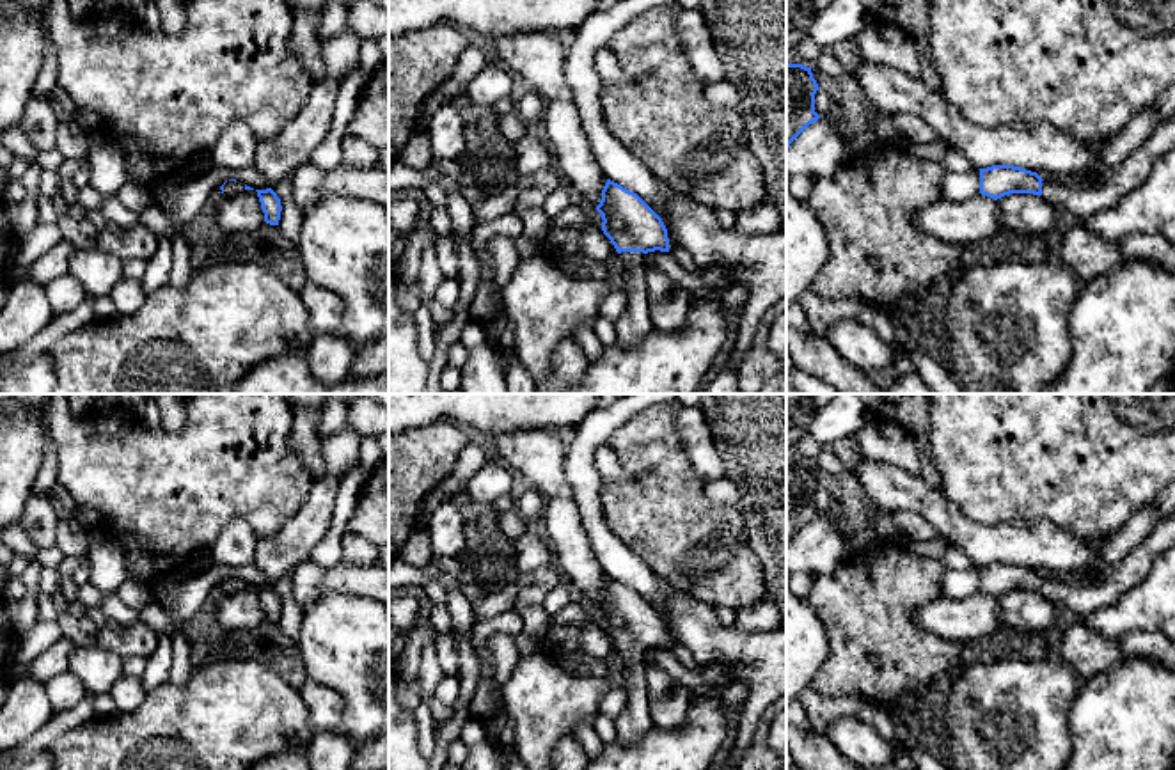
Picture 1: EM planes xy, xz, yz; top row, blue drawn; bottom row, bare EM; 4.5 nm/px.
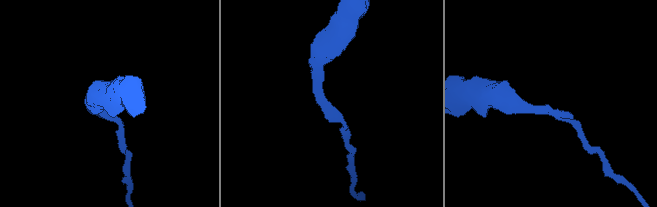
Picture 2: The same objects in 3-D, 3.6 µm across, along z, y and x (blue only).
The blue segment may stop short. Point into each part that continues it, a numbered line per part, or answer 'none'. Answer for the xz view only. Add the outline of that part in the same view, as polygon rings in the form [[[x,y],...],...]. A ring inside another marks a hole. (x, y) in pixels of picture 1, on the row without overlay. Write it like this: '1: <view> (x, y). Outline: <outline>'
1: xz (634, 721). Outline: [[[621,649],[623,672],[619,676],[625,692],[627,706],[614,719],[616,722],[616,742],[632,745],[641,740],[651,727],[650,703],[646,697],[646,651],[643,649]]]

